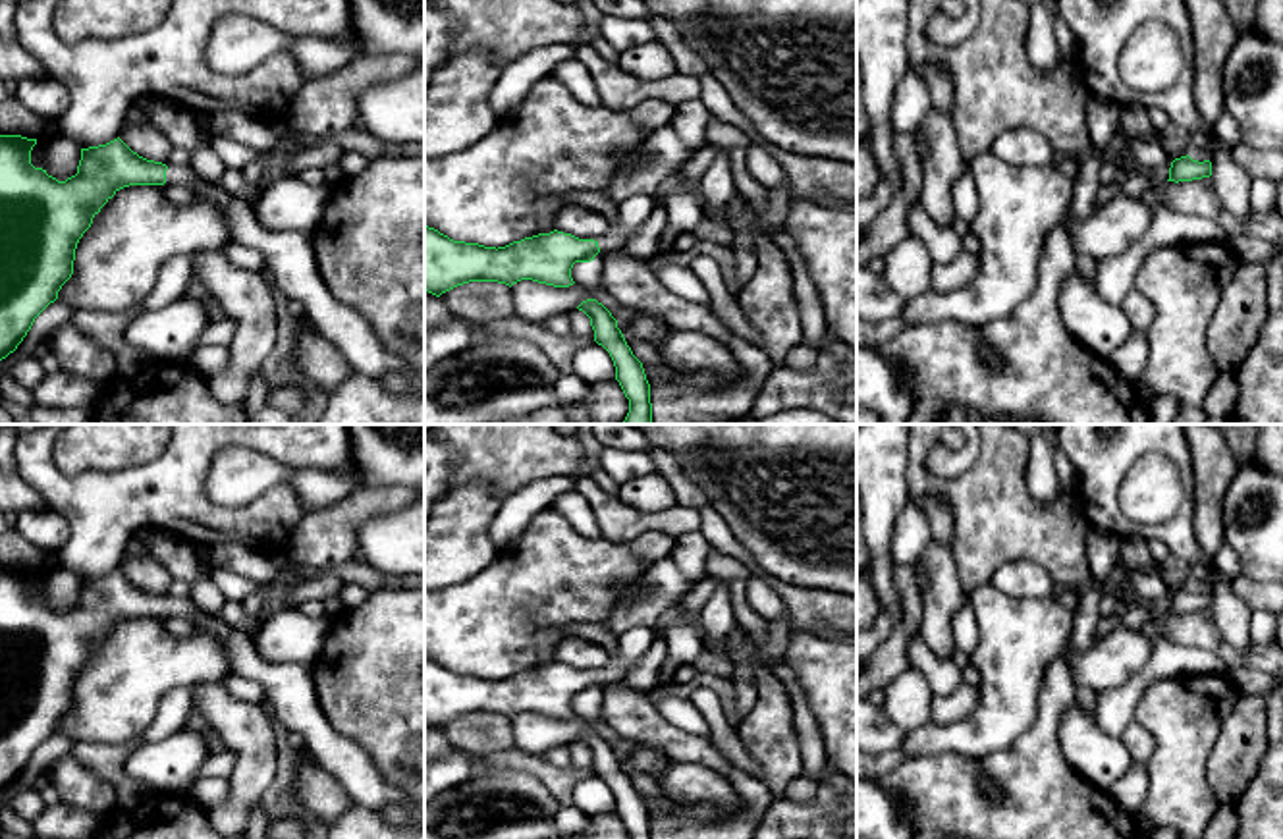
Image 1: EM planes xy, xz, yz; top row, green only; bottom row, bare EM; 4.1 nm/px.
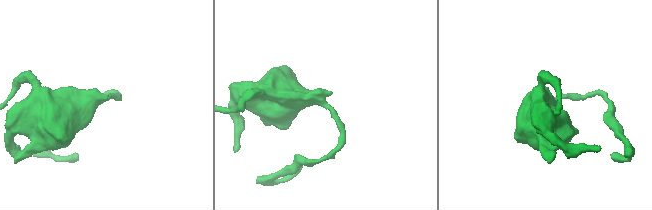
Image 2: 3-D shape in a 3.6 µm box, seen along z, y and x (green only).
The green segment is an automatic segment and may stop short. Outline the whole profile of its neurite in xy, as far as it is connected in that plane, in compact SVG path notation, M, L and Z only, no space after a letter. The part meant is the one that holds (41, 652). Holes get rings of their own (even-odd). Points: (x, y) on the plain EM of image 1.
M0 567L0 793L17 781L35 750L58 731L58 723L73 706L77 675L100 640L123 619L174 615L210 633L228 650L233 673L257 681L264 689L264 704L270 716L289 733L299 733L305 739L316 764L340 781L355 806L374 810L401 806L424 825L424 808L403 789L388 783L361 744L332 729L316 696L313 665L266 662L257 652L249 633L230 627L189 598L168 600L162 594L147 592L120 569L106 577L81 581L77 606L66 613L58 613L46 602L31 596L35 577L37 571Z

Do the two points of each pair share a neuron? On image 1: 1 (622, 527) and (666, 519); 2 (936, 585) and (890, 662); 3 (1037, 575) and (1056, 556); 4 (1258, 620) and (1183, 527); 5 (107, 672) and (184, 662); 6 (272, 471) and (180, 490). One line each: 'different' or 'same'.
1: same
2: different
3: different
4: different
5: same
6: different

